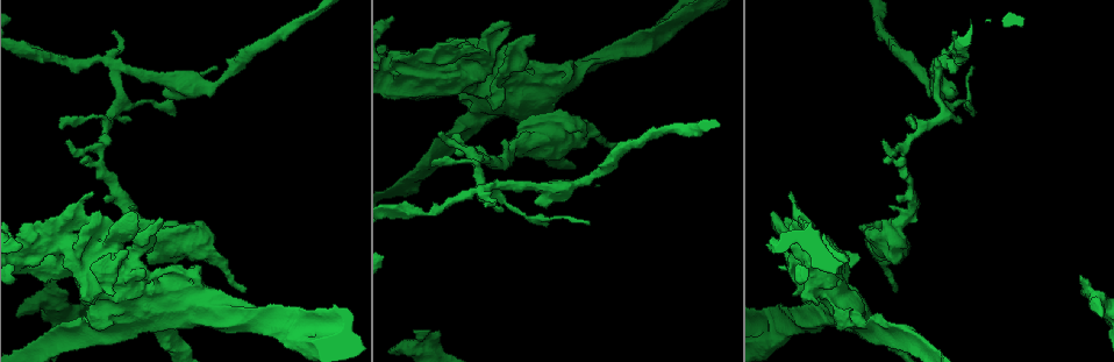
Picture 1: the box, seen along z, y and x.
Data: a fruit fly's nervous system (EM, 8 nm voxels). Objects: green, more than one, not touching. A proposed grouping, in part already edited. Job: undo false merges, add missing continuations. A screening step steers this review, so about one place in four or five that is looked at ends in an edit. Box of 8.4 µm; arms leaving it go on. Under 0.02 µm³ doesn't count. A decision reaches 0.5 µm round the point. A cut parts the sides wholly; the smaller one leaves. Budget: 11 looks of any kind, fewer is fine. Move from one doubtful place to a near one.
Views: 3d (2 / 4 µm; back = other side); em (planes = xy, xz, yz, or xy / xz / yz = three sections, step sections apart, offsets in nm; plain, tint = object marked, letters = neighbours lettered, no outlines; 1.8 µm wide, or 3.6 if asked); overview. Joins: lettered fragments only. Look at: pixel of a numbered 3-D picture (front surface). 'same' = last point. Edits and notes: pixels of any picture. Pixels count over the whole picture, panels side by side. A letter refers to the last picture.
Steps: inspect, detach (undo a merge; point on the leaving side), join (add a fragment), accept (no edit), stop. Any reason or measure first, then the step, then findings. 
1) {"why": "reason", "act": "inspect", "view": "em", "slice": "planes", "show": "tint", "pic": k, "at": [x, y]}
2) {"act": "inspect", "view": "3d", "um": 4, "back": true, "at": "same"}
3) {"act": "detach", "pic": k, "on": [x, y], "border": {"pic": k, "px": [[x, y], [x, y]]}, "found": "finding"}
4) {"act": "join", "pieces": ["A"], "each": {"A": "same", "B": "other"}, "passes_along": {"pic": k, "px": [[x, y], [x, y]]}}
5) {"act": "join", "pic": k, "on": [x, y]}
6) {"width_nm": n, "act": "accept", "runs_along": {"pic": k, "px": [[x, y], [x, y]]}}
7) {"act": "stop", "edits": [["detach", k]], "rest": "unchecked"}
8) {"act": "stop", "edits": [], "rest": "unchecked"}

{"why": "calibre changes", "act": "inspect", "view": "3d", "um": 2, "pic": 1, "at": [771, 334]}

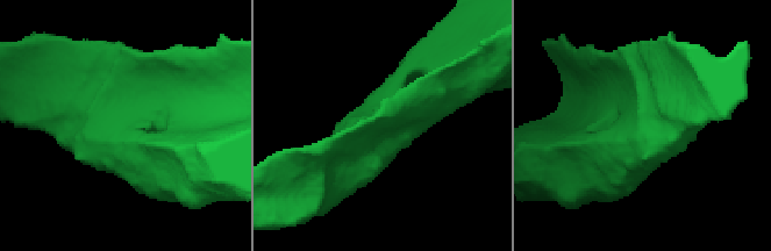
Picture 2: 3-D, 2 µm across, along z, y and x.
{"act": "inspect", "view": "em", "slice": "planes", "show": "letters", "pic": 2, "at": [118, 125]}

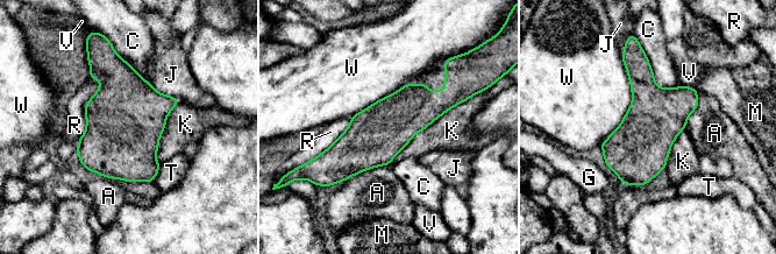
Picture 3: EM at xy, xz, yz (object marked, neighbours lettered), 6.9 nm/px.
{"act": "accept", "each": {"A": "other", "C": "other", "G": "other", "J": "other", "K": "other", "M": "other", "R": "other", "T": "other", "V": "other", "W": "other"}, "found": "continuous, no second cell"}

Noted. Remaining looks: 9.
{"why": "a fork", "act": "inspect", "view": "3d", "um": 2, "back": true, "pic": 1, "at": [493, 187]}

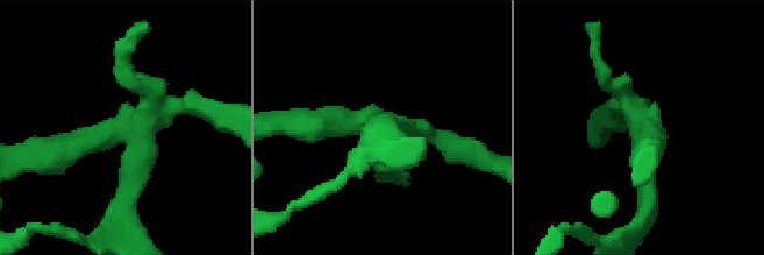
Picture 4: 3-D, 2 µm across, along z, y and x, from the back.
{"why": "need the tissue", "act": "inspect", "view": "em", "slice": "planes", "show": "letters", "pic": 4, "at": [126, 140]}

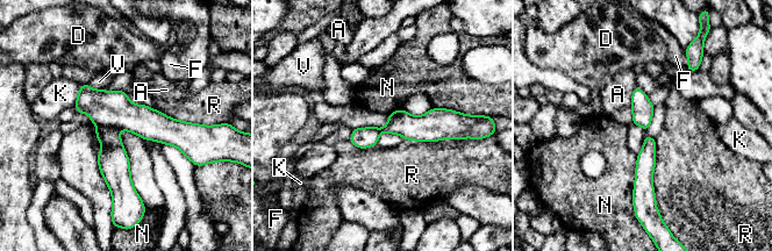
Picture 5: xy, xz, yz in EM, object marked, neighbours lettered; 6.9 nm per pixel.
{"width_nm": 140, "act": "detach", "pic": 5, "on": [113, 108], "each": {"A": "other", "D": "other", "F": "other", "K": "other", "N": "other", "R": "other", "V": "other"}, "part_leaving": {"pic": 5, "px": [[83, 87], [104, 108], [192, 134]]}, "found": "two cells meet here"}

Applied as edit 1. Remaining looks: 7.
{"why": "redraw", "act": "inspect", "view": "overview"}

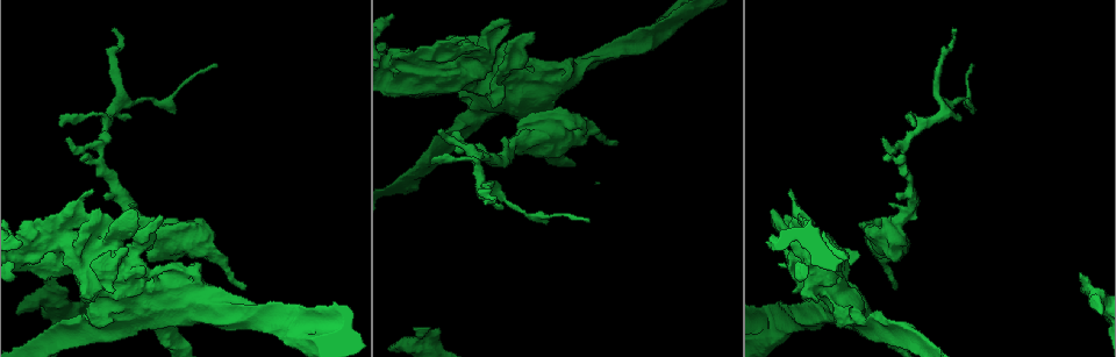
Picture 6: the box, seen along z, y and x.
{"why": "free end", "act": "inspect", "view": "3d", "um": 2, "pic": 6, "at": [65, 289]}

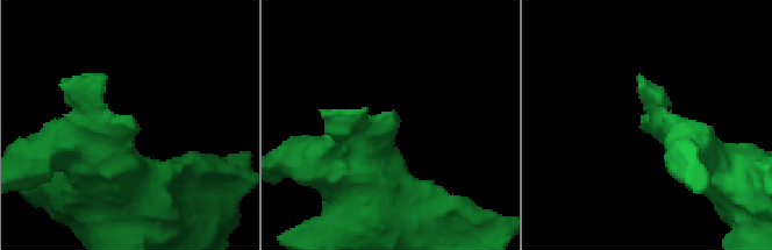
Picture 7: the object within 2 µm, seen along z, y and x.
{"act": "inspect", "view": "em", "slice": "yz", "step": 4, "show": "tint", "pic": 7, "at": [642, 119]}

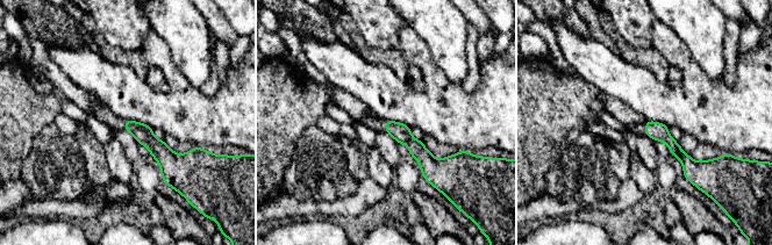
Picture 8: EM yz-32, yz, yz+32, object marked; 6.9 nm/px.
{"act": "inspect", "view": "em", "slice": "yz", "step": 4, "show": "letters", "at": "same"}

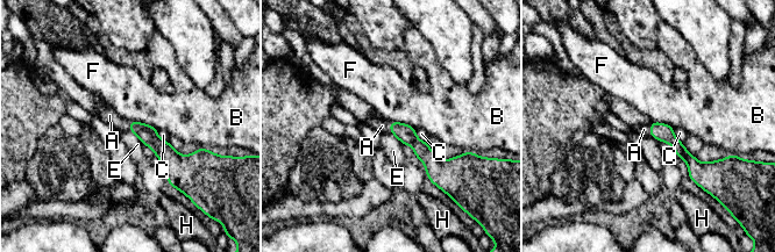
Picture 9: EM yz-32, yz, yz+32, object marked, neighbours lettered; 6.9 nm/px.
{"act": "join", "pieces": ["A"], "each": {"A": "same", "B": "other", "C": "other", "E": "other", "F": "other", "H": "other"}, "passes_along": {"pic": 9, "px": [[406, 134], [390, 127], [382, 126]]}, "found": "it goes on there"}

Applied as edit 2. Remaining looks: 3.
{"why": "arms part here", "act": "inspect", "view": "3d", "um": 4, "back": true, "pic": 6, "at": [888, 232]}

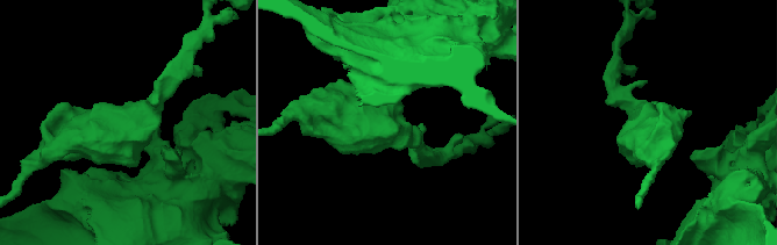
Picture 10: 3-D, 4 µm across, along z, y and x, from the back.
{"act": "inspect", "view": "em", "um": 3.6, "slice": "xz", "step": 8, "show": "letters", "pic": 10, "at": [120, 124]}

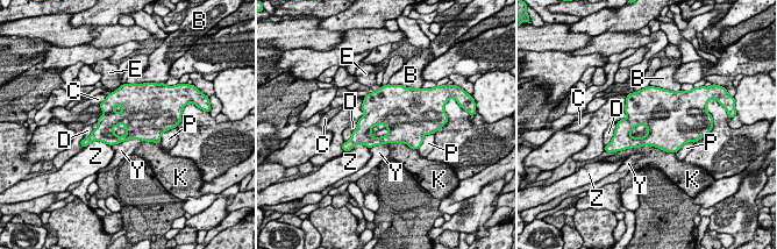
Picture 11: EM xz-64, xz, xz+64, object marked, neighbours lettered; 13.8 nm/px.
{"act": "inspect", "view": "em", "um": 3.6, "slice": "planes", "show": "letters", "at": "same"}

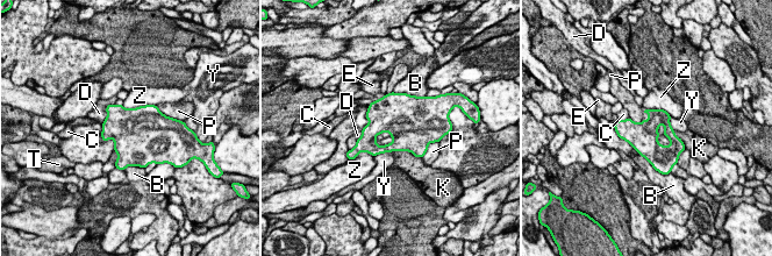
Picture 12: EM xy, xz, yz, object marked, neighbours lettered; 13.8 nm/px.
{"act": "accept", "each": {"B": "other", "C": "other", "D": "other", "E": "other", "K": "other", "P": "other", "T": "other", "Y": "other", "Z": "other"}, "border": {"pic": 12, "px": [[156, 106], [169, 118]]}, "found": "one cell here"}

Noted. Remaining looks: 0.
{"act": "stop", "edits": [["detach", 5], ["join", 9]], "rest": "unchecked"}

